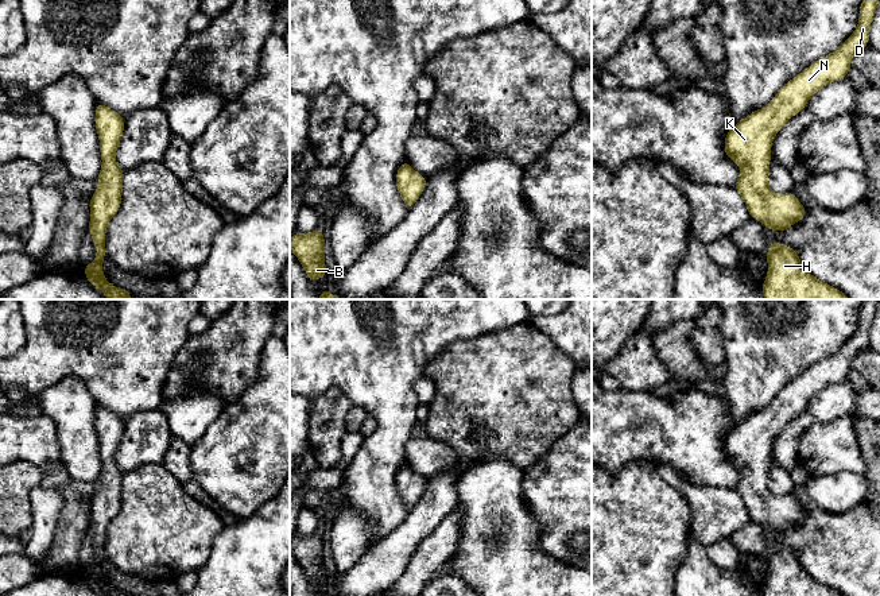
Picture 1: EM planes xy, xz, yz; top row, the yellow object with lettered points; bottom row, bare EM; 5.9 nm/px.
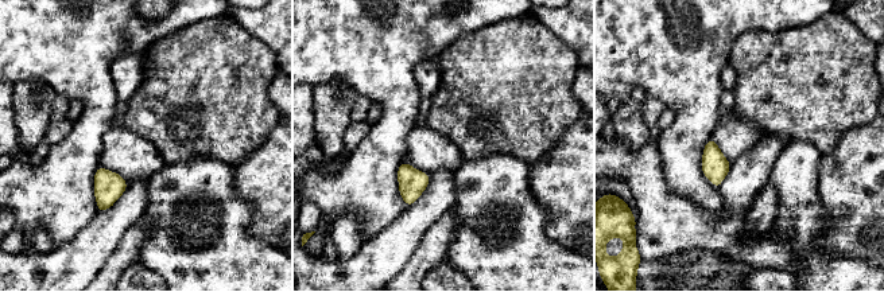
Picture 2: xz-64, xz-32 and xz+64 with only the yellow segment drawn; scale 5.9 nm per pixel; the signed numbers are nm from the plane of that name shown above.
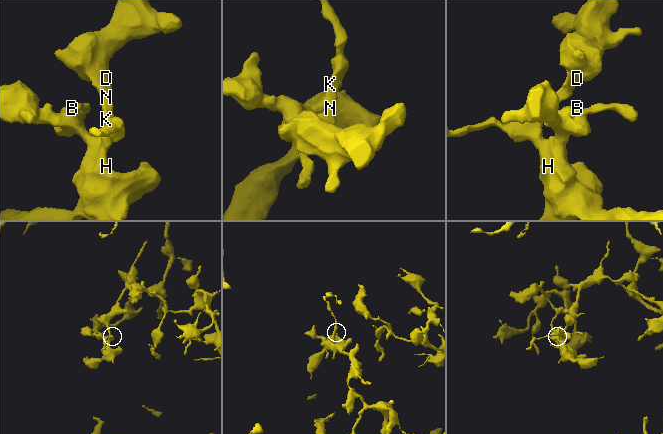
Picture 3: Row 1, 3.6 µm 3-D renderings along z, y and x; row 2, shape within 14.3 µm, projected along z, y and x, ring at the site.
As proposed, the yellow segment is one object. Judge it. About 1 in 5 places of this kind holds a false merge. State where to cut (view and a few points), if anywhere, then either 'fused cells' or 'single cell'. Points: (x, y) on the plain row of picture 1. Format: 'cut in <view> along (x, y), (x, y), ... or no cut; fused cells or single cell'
no cut; single cell

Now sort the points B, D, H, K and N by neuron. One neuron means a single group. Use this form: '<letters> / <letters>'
B D H K N

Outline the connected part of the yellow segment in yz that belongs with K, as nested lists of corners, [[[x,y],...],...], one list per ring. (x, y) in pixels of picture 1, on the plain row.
[[[864,299],[856,333],[834,355],[811,365],[783,387],[763,411],[752,414],[726,436],[725,456],[741,469],[733,489],[741,496],[751,519],[771,533],[786,533],[806,518],[794,495],[776,496],[768,489],[772,442],[817,392],[849,375],[853,357],[868,348],[879,302]]]

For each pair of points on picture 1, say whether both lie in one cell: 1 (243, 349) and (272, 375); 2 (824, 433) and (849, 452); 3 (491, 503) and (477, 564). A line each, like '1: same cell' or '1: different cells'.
1: different cells
2: same cell
3: same cell

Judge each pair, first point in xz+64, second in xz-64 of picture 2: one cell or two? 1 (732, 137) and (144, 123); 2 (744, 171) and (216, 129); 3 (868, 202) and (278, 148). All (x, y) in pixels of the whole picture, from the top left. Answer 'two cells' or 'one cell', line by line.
1: two cells
2: two cells
3: one cell

